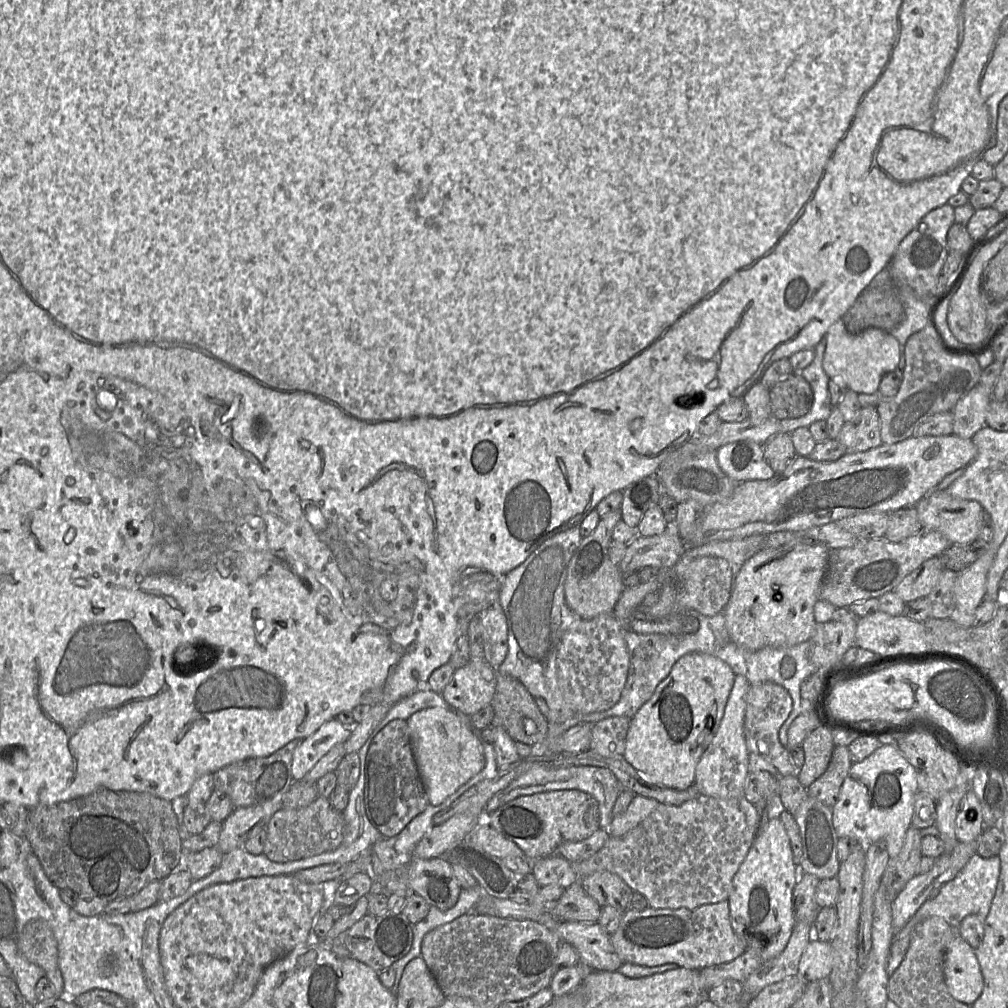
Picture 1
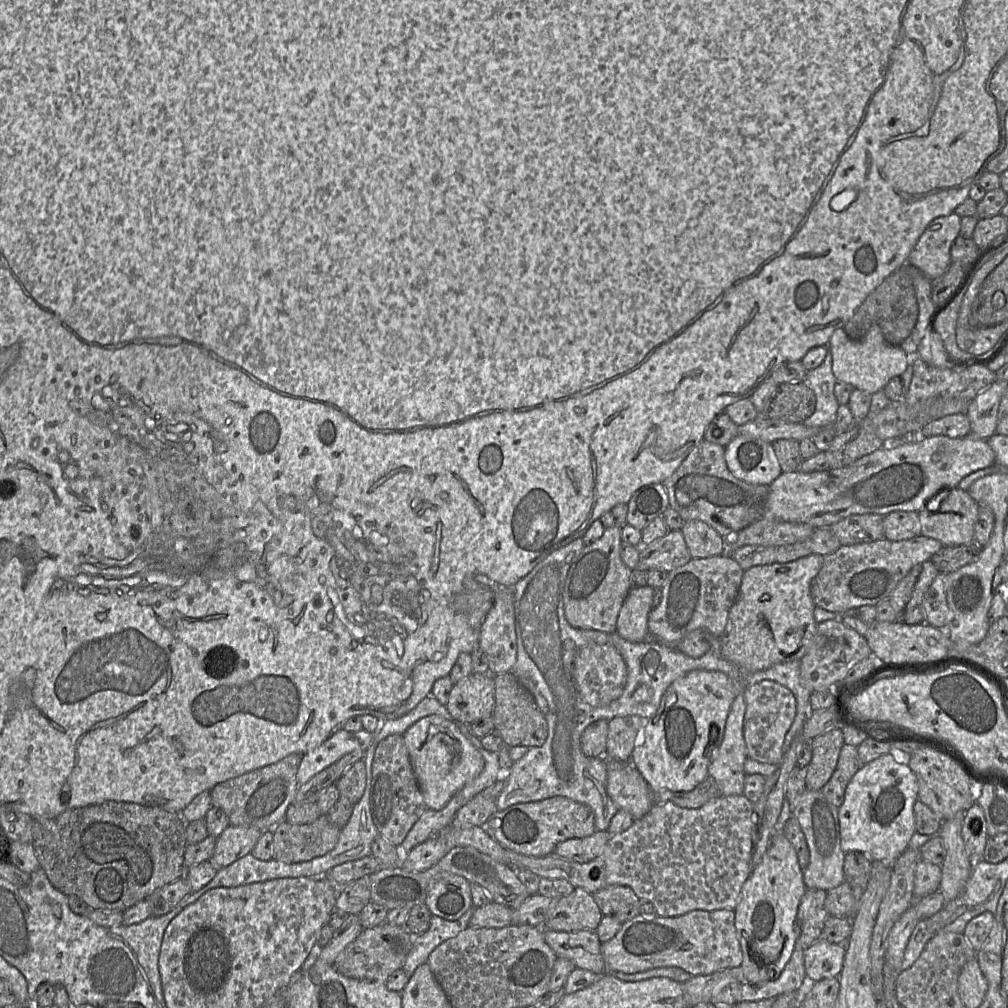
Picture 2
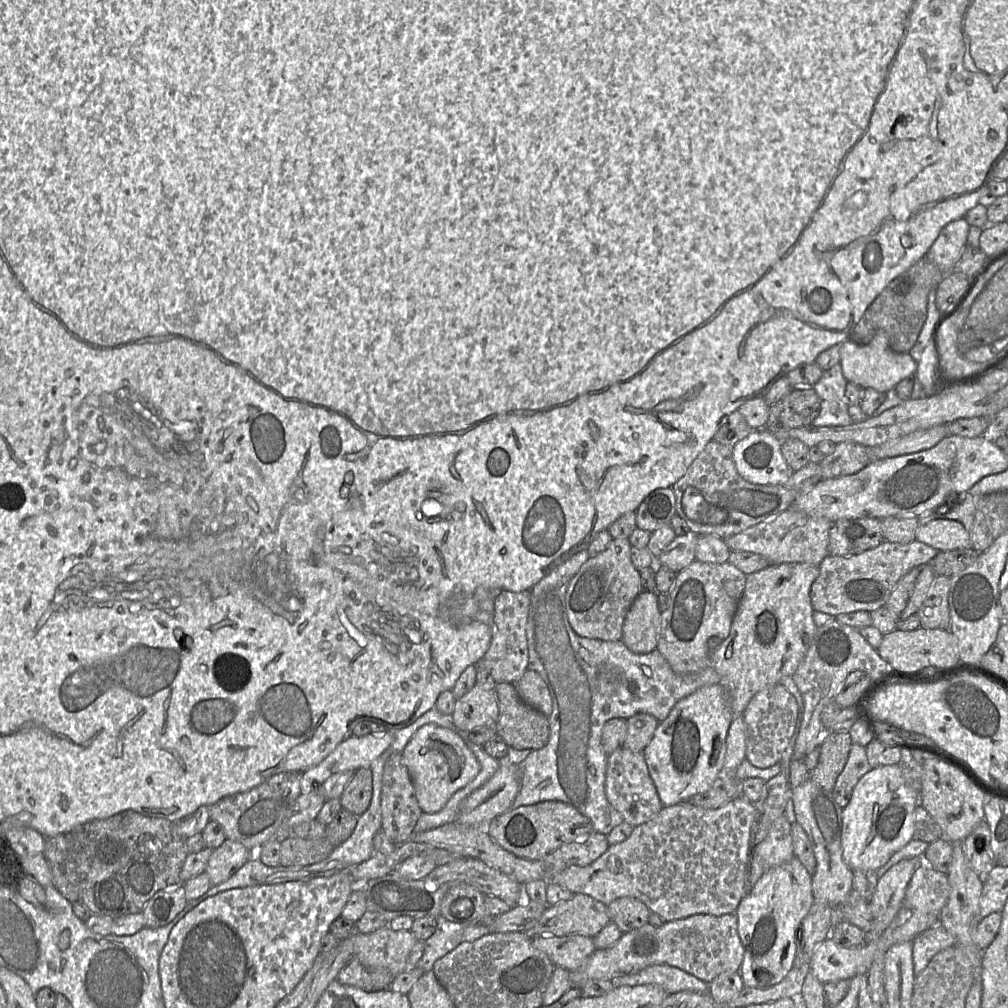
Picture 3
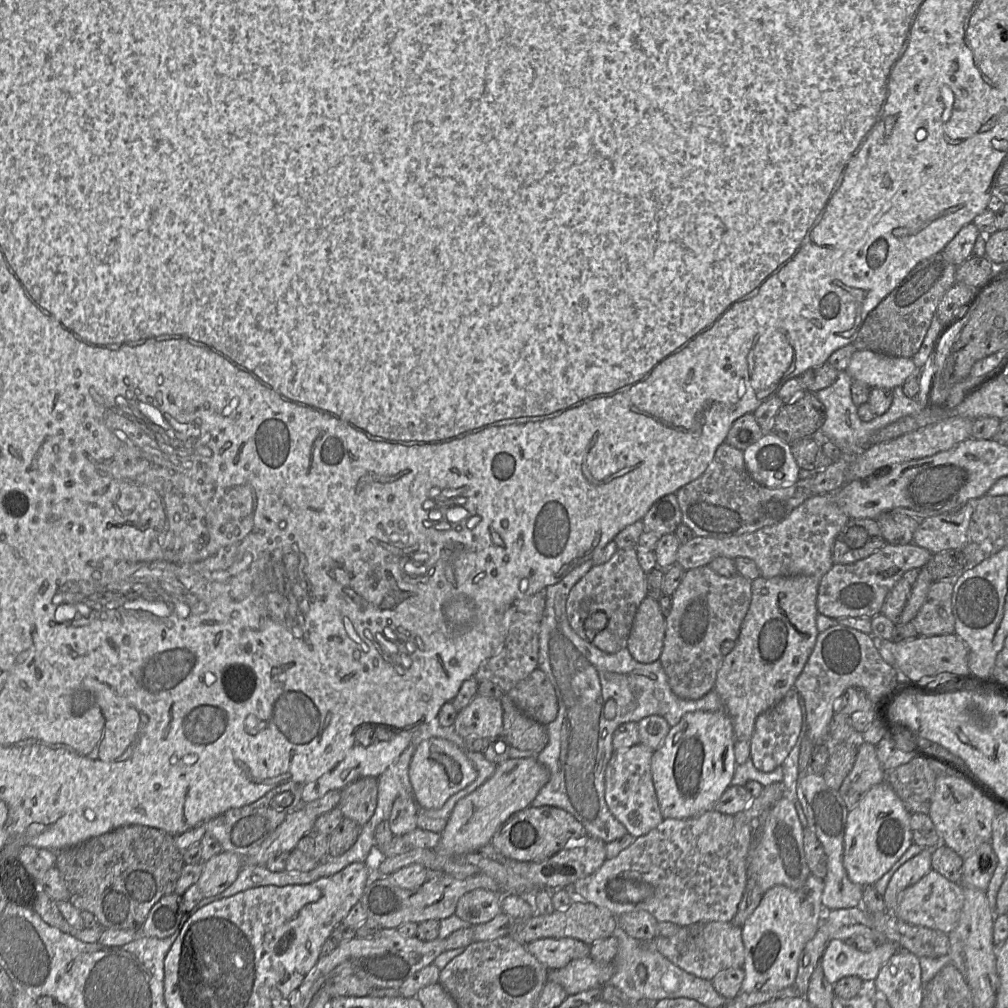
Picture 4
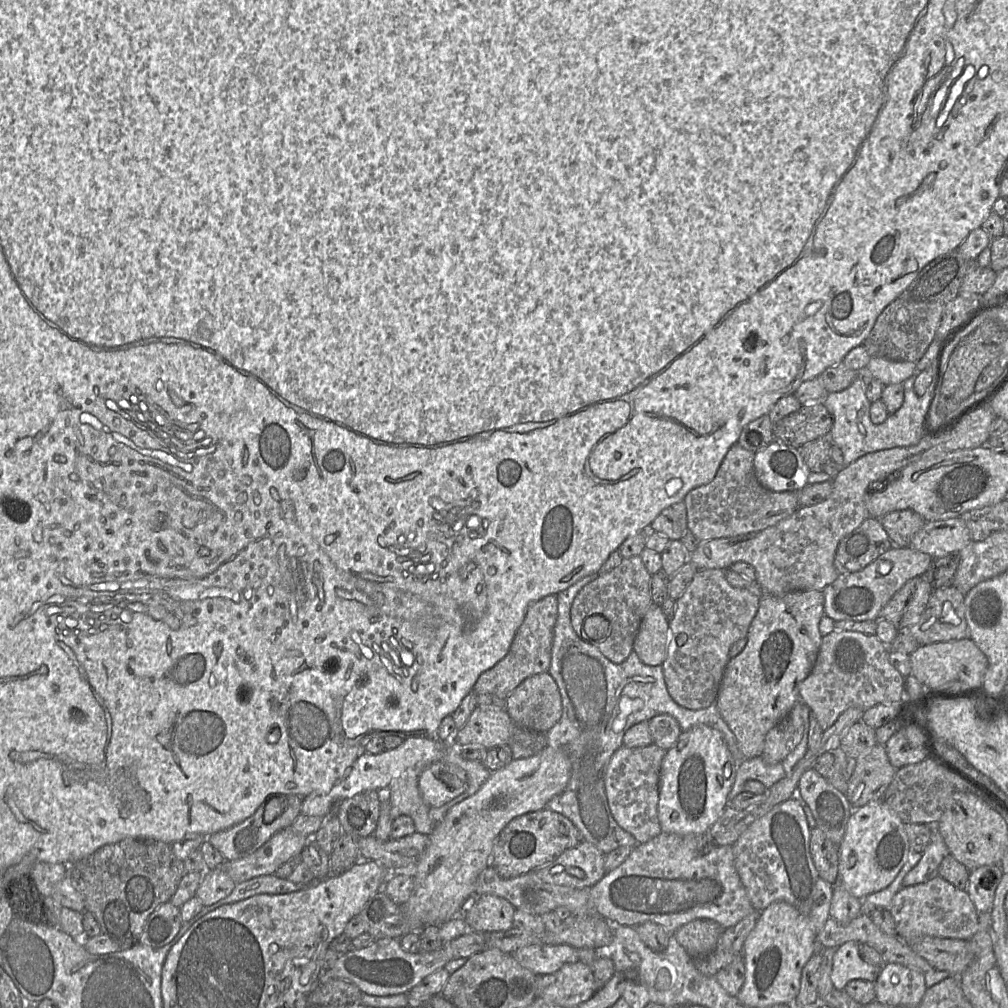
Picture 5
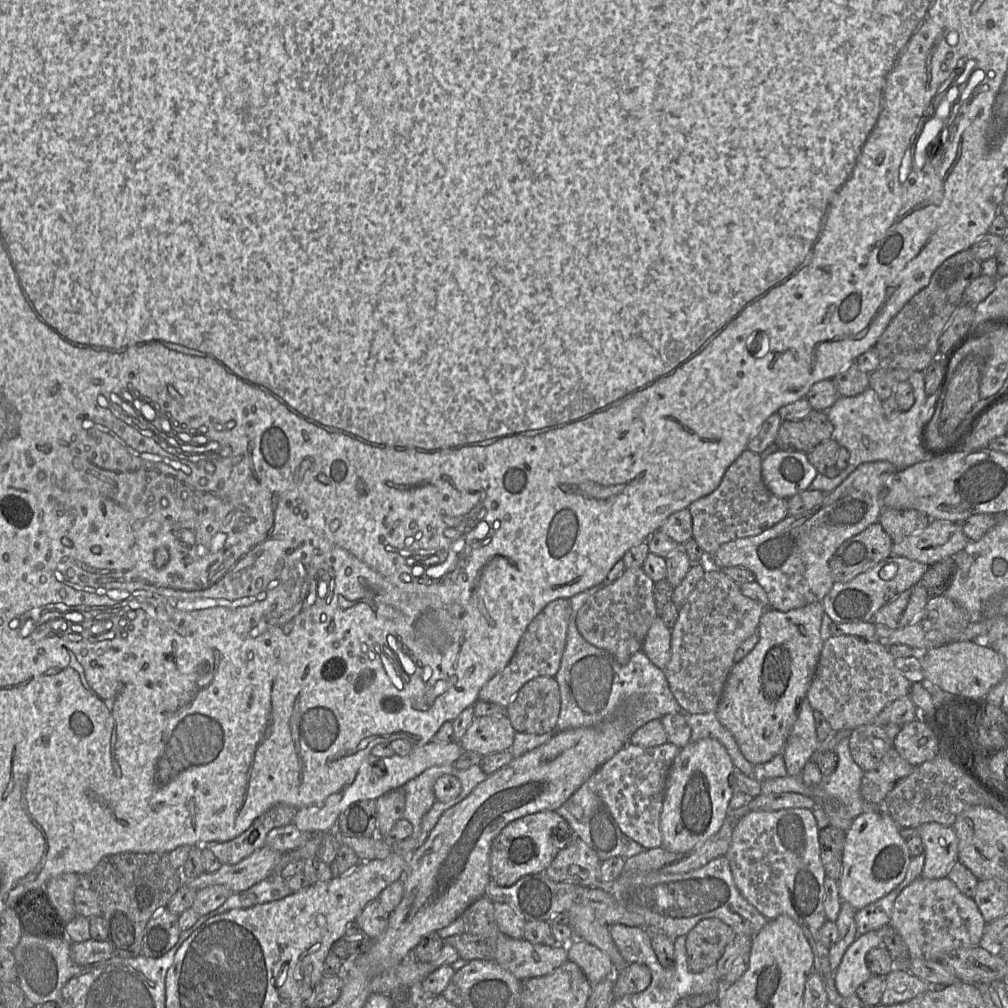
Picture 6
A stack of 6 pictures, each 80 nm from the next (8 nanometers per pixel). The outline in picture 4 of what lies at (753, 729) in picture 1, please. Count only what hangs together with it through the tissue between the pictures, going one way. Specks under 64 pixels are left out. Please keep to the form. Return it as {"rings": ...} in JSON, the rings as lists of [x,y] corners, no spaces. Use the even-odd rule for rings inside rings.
{"rings":[[[791,689],[780,702],[757,717],[749,745],[750,758],[760,771],[770,772],[781,765],[796,744],[802,728],[799,696],[796,689]]]}

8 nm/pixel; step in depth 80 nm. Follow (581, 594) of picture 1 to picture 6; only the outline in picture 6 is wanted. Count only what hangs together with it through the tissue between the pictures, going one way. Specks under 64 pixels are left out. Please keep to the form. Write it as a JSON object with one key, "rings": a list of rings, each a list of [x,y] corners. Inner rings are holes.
{"rings":[[[627,568],[610,584],[604,584],[577,611],[575,622],[581,636],[590,644],[608,651],[619,664],[641,651],[646,635],[659,616],[653,595],[654,582],[643,568]]]}

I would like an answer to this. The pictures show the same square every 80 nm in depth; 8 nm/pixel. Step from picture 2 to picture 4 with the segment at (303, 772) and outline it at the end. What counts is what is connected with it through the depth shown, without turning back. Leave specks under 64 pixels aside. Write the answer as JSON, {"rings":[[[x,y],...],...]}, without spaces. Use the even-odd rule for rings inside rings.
{"rings":[[[412,732],[395,734],[390,741],[377,741],[370,746],[364,747],[356,743],[347,753],[346,757],[331,771],[325,773],[316,781],[302,786],[302,803],[308,804],[331,790],[344,790],[348,785],[363,777],[378,778],[391,764],[398,760],[400,755],[412,743]]]}

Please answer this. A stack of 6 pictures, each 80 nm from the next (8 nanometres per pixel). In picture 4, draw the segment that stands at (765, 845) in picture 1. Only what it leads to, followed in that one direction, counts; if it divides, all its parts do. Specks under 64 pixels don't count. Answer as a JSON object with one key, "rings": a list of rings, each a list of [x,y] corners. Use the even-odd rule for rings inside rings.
{"rings":[[[811,874],[807,878],[805,885],[800,889],[795,890],[783,885],[777,885],[763,893],[758,907],[747,918],[741,928],[745,952],[743,966],[745,978],[742,983],[742,992],[781,990],[795,983],[800,954],[806,943],[816,935],[818,927],[823,921],[823,890],[823,879]]]}

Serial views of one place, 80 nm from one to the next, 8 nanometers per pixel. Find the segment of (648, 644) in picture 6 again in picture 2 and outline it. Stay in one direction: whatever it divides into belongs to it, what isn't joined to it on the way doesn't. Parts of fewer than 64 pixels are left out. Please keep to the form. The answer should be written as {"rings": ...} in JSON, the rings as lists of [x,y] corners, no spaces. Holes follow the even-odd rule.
{"rings":[[[649,585],[633,587],[629,591],[617,619],[617,633],[630,642],[646,642],[650,634],[648,616],[654,608],[656,591]]]}

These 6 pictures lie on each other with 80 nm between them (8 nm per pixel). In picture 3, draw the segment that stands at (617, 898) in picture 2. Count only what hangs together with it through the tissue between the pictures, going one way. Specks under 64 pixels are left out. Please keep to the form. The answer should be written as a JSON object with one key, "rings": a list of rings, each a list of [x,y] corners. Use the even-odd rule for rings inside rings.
{"rings":[[[622,897],[607,906],[609,918],[622,933],[636,930],[649,922],[650,910],[639,899]]]}

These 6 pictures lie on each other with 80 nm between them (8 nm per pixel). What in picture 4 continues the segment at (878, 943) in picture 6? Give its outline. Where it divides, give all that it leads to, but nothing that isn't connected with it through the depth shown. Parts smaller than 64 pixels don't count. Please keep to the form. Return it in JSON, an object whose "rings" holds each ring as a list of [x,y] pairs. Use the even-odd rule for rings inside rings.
{"rings":[[[830,939],[820,964],[832,985],[848,976],[859,977],[864,982],[875,982],[881,968],[899,949],[896,943],[885,942],[877,944],[872,951],[861,952],[842,940]]]}

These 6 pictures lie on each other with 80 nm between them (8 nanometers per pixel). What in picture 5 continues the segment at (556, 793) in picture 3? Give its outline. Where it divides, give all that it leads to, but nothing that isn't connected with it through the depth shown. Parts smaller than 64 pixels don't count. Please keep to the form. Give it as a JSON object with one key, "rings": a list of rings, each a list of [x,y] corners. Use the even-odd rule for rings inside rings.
{"rings":[[[596,575],[584,577],[556,595],[558,615],[548,673],[554,678],[560,691],[562,715],[546,733],[547,745],[565,749],[572,769],[565,790],[553,797],[547,803],[547,808],[570,819],[580,831],[583,841],[608,854],[620,846],[635,847],[641,844],[617,823],[610,810],[605,790],[605,775],[609,762],[613,754],[623,746],[624,734],[630,727],[654,716],[668,714],[678,721],[683,731],[701,724],[720,731],[737,768],[746,757],[716,703],[700,710],[683,707],[669,694],[661,665],[644,664],[634,651],[624,662],[616,664],[597,647],[577,636],[571,624],[571,605],[579,591],[595,577]]]}

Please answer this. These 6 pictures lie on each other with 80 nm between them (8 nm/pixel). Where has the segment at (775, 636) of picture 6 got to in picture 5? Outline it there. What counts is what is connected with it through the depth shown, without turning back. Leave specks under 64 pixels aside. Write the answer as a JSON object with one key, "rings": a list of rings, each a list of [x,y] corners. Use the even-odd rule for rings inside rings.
{"rings":[[[794,591],[783,596],[762,593],[743,651],[725,668],[716,704],[746,758],[760,757],[766,734],[800,699],[799,686],[811,673],[821,647],[819,623],[824,615],[824,593]]]}

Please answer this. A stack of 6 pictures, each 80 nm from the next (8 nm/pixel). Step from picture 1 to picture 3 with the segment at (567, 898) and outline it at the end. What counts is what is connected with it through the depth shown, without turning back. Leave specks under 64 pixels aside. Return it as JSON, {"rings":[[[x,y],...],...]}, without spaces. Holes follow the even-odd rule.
{"rings":[[[586,894],[547,905],[538,922],[524,933],[529,937],[581,934],[594,938],[609,922],[607,906]]]}

